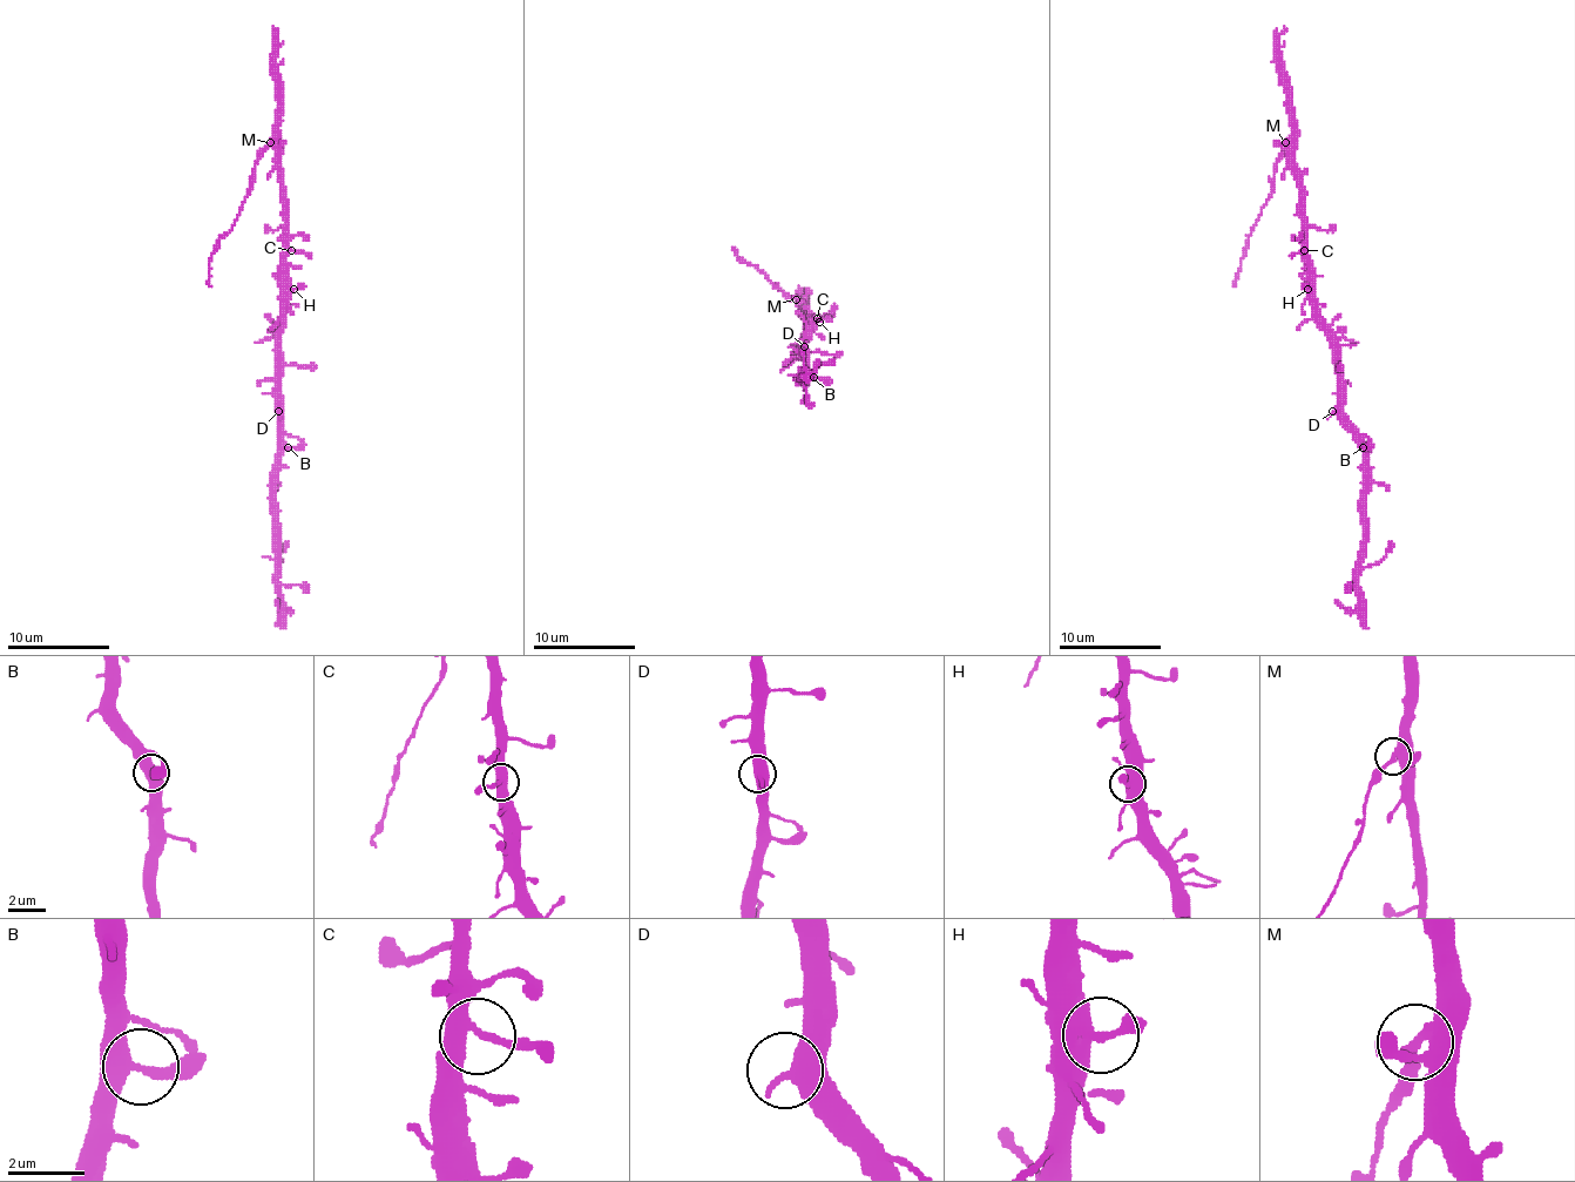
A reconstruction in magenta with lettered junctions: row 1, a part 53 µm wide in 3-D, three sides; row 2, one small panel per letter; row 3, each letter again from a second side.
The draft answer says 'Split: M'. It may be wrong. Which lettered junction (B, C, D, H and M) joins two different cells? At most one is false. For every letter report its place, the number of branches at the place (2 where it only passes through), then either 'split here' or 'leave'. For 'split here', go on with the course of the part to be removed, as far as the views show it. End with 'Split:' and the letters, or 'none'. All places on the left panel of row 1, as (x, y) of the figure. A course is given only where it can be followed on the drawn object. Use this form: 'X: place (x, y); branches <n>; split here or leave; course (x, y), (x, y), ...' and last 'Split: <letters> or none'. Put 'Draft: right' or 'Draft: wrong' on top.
Draft: right
B: place (288, 447); branches 3; leave
C: place (291, 250); branches 3; leave
D: place (278, 411); branches 2; leave
H: place (293, 289); branches 2; leave
M: place (270, 142); branches 2; split here; course (270, 143), (255, 167), (252, 189), (235, 225), (220, 241), (209, 261), (209, 286)
Split: M

